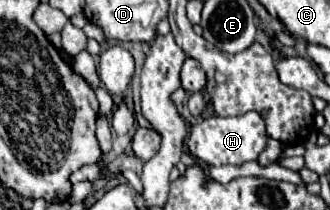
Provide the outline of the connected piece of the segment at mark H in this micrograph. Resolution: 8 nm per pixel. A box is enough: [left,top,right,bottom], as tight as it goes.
[189,113,267,165]

